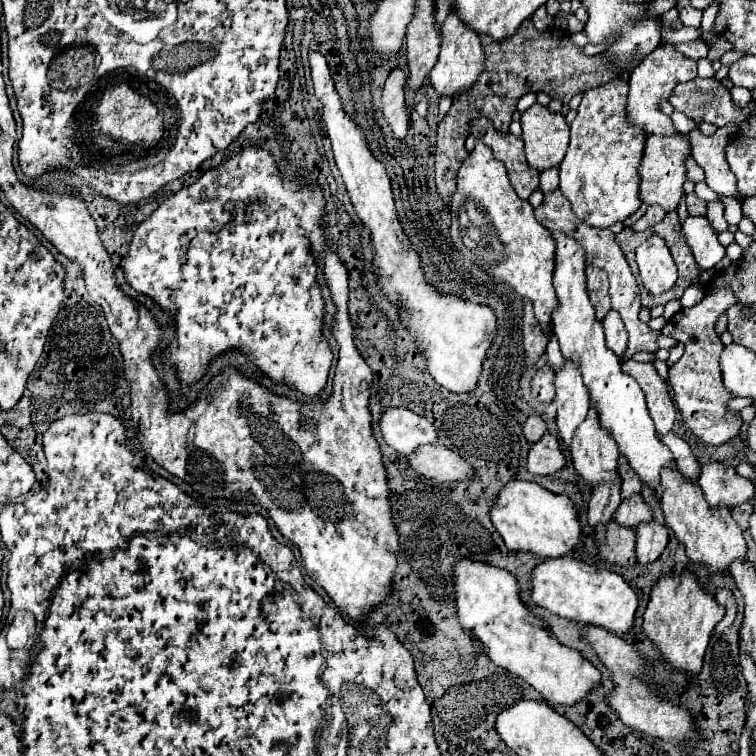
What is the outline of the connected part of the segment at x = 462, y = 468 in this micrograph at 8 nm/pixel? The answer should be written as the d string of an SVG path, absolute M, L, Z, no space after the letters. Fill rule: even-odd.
M420 445L408 455L408 465L416 473L438 481L462 481L462 477L472 475L472 467L444 445Z

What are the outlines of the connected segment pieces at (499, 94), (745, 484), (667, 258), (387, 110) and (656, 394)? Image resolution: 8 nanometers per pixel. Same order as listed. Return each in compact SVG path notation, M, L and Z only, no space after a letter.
M532 19L522 23L522 29L510 37L510 41L490 41L490 37L480 37L484 53L486 53L486 69L478 77L476 85L466 93L458 93L454 97L450 111L438 123L436 131L436 189L440 199L450 205L452 195L456 191L456 173L468 151L464 149L464 141L470 135L470 123L476 117L486 117L494 123L496 131L508 135L508 127L512 121L512 113L516 111L516 103L526 93L544 91L552 99L560 99L564 105L578 93L586 93L596 85L604 85L610 81L610 73L606 73L598 65L598 55L586 57L580 47L576 47L568 35L560 31L538 31Z
M716 461L702 465L698 485L712 507L726 505L732 509L734 505L742 505L754 497L754 485L750 479L736 475L734 467L726 467Z
M652 233L638 249L636 263L644 289L650 295L662 295L676 283L674 259L666 247L666 241Z
M396 67L390 71L382 91L382 113L390 123L396 139L404 139L410 129L410 113L402 97L404 81L406 81L406 71L402 67Z
M630 359L622 363L622 371L632 375L642 387L642 391L646 393L646 403L648 403L650 417L656 425L656 433L658 435L670 433L676 419L676 409L670 397L670 389L656 373L656 367L652 363L636 363Z

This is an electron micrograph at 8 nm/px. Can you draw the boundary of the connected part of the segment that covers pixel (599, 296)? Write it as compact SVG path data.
M586 267L586 279L588 279L588 295L596 309L596 319L602 321L602 317L610 311L610 297L608 297L608 277L598 267Z

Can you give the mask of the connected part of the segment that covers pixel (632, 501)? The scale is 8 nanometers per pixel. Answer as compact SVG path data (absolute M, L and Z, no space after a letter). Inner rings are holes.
M634 495L634 497L620 503L620 507L618 507L616 515L614 515L614 521L618 525L622 525L622 527L634 529L638 523L652 521L652 511L644 505L640 495Z

